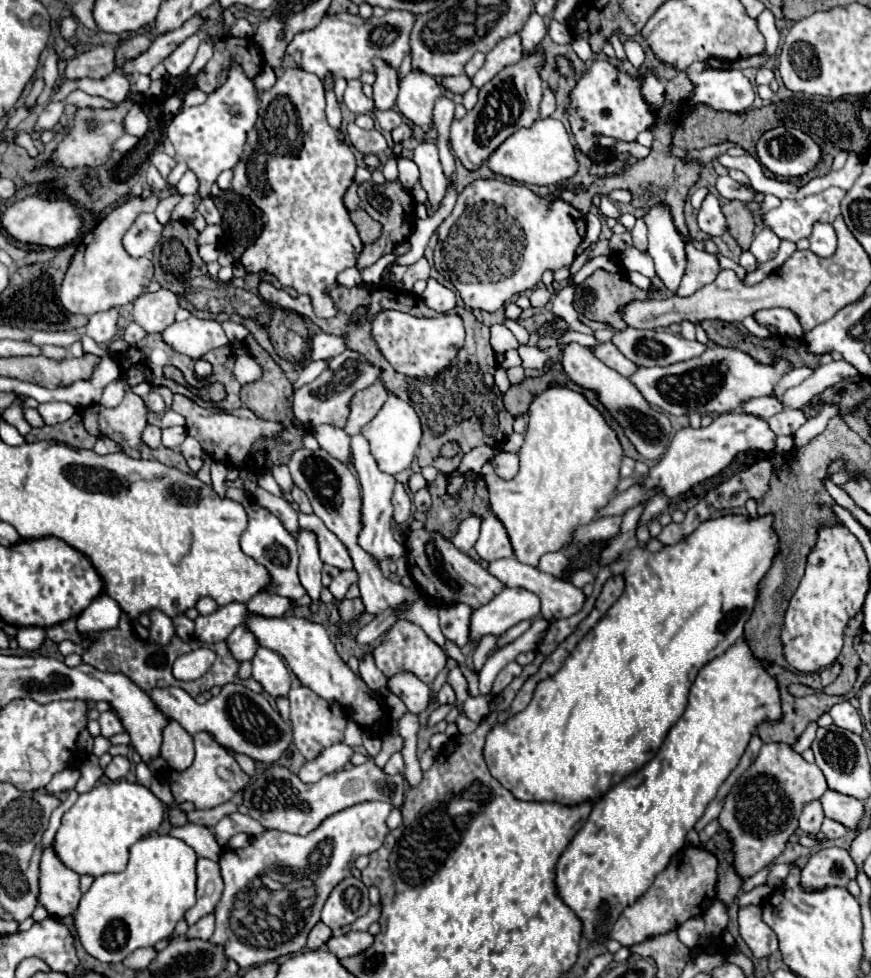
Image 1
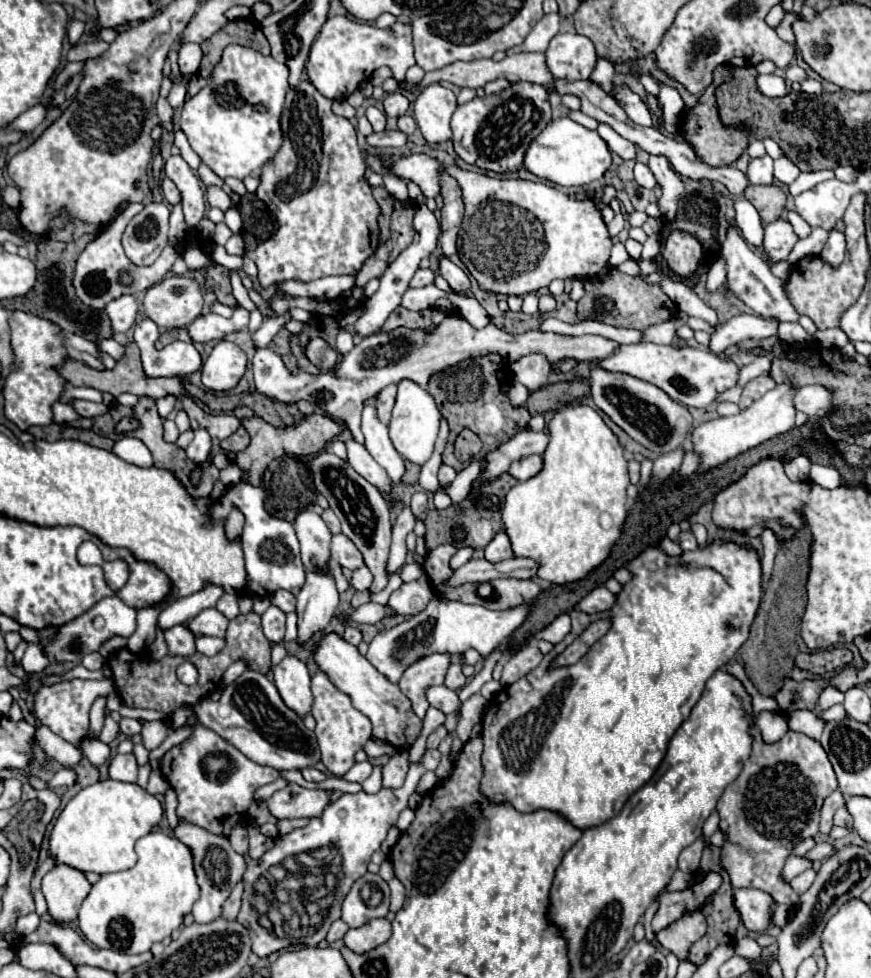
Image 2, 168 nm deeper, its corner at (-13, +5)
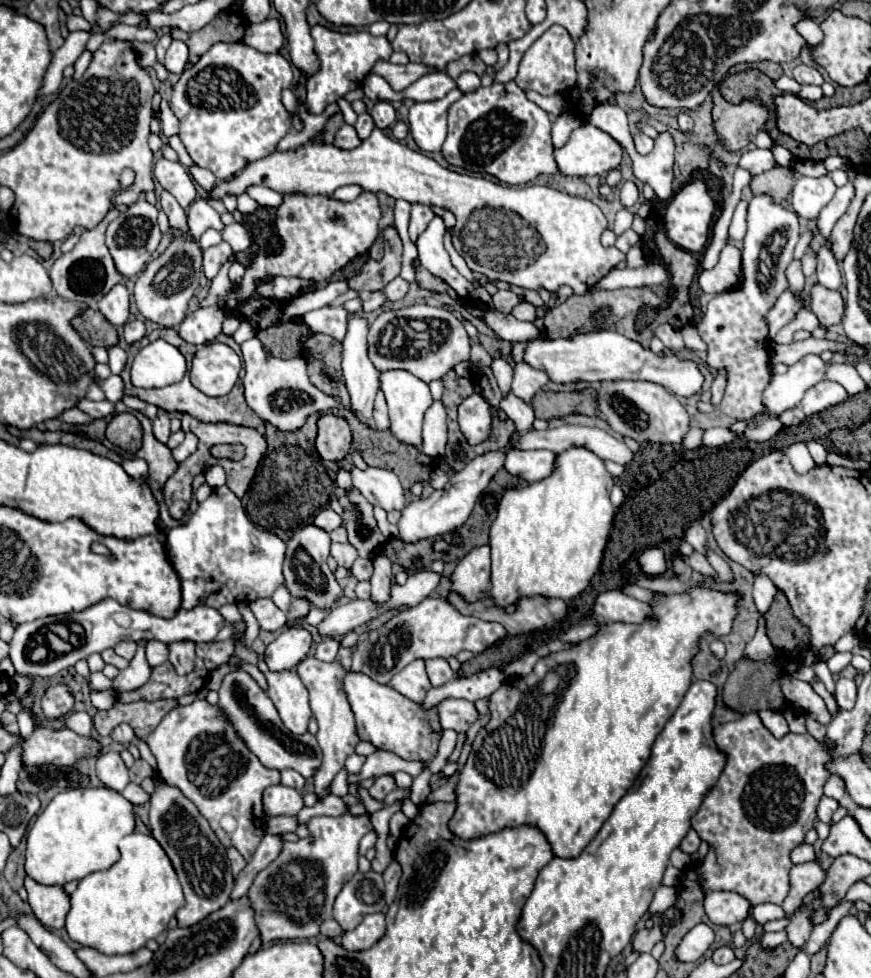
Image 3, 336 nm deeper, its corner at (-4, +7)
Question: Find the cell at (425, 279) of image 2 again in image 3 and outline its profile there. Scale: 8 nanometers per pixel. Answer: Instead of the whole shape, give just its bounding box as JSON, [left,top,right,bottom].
[384,276,408,302]

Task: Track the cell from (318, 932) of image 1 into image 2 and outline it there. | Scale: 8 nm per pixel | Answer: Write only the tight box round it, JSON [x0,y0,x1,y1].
[327,920,349,944]

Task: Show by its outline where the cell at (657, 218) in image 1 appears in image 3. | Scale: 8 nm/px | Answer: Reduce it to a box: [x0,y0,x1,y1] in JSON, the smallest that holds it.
[634,132,654,154]

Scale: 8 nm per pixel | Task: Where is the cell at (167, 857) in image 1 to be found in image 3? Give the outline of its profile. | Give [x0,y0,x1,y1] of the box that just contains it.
[66,832,184,954]

